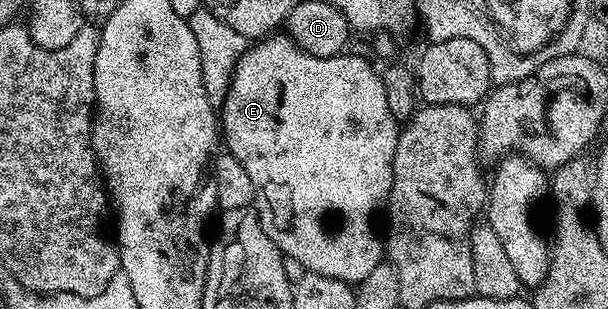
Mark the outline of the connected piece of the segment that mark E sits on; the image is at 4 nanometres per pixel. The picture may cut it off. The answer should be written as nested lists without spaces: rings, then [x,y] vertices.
[[[272,33],[258,40],[254,45],[248,46],[241,61],[237,61],[221,108],[222,142],[224,144],[227,142],[226,150],[233,157],[237,157],[237,161],[241,161],[245,173],[249,173],[249,178],[253,180],[255,190],[253,207],[259,216],[260,225],[267,230],[267,236],[279,246],[286,258],[301,261],[301,265],[308,273],[333,277],[337,281],[345,281],[352,285],[365,281],[365,277],[369,277],[369,273],[373,273],[373,269],[377,269],[377,265],[385,259],[385,247],[380,236],[378,239],[371,232],[371,214],[378,207],[380,210],[391,194],[393,153],[397,149],[401,130],[400,124],[396,123],[395,118],[389,113],[389,101],[385,101],[383,76],[378,70],[374,71],[367,62],[364,56],[354,53],[340,53],[328,59],[318,59],[292,43],[290,35]]]

